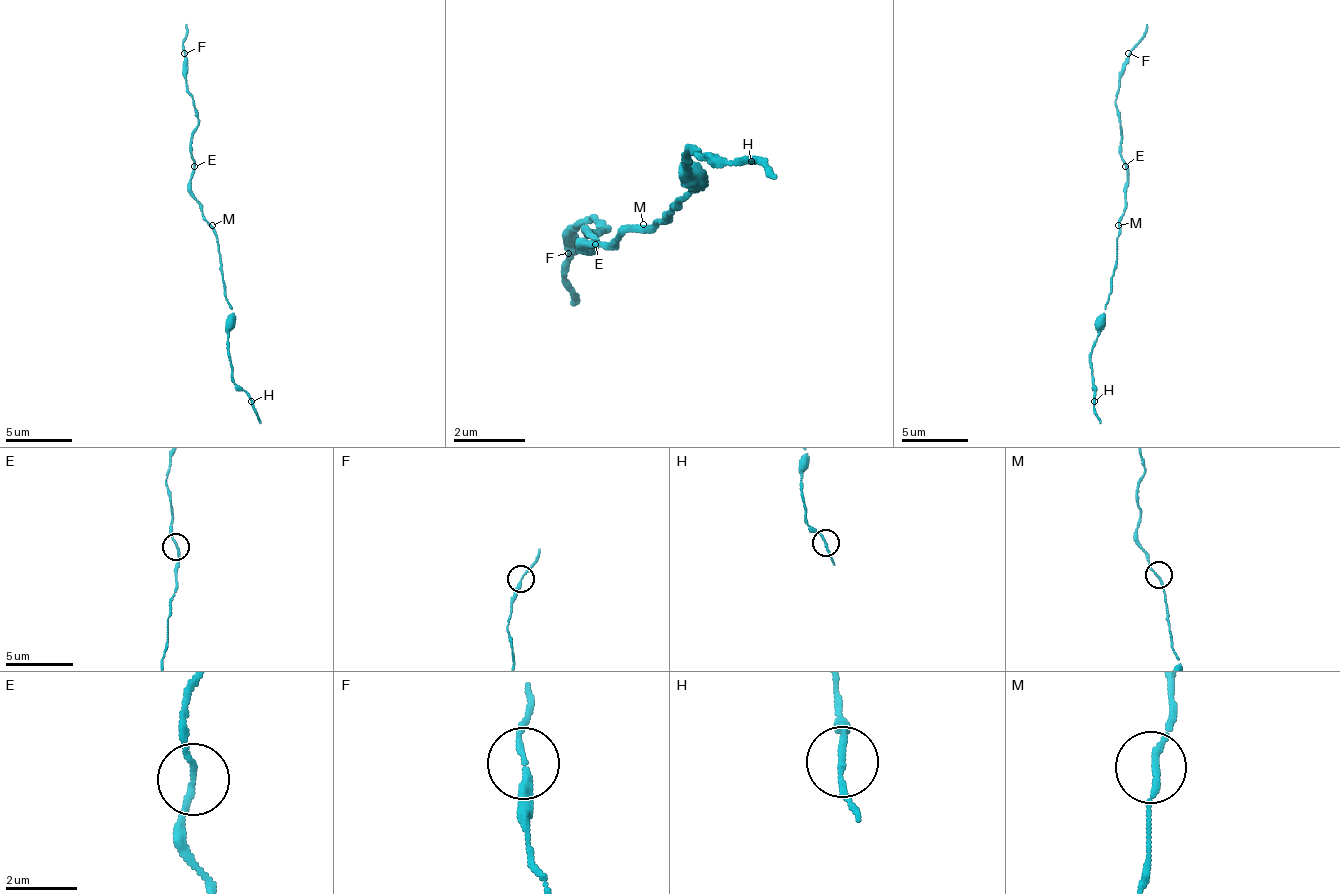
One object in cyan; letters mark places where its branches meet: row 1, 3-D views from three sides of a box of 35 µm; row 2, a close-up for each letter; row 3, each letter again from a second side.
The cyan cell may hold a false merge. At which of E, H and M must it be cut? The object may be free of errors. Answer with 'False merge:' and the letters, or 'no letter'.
False merge: no letter

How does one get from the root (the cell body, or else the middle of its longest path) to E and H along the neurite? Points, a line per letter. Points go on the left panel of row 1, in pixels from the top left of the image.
E: (208, 225), (202, 212), (202, 202), (192, 192), (192, 169), (195, 165)
H: (208, 225), (218, 245), (222, 285), (231, 308), (228, 365), (231, 378), (251, 401)

